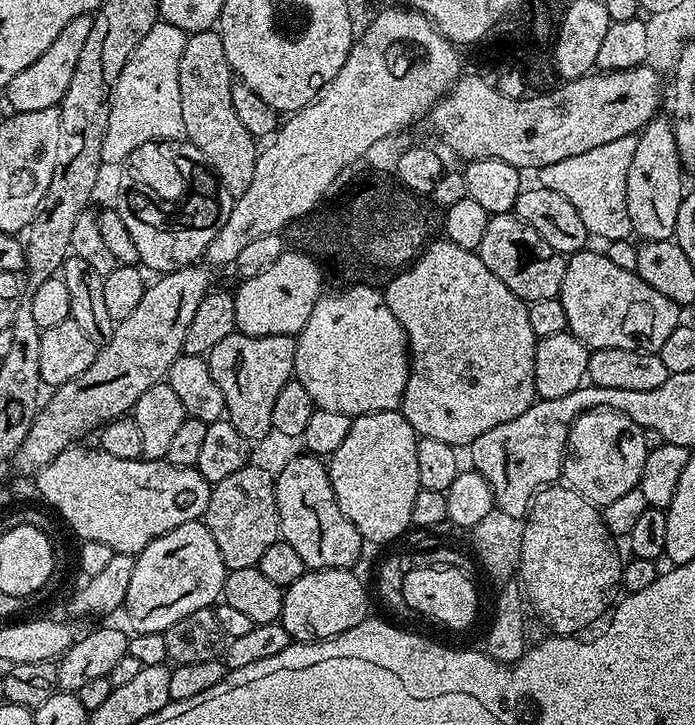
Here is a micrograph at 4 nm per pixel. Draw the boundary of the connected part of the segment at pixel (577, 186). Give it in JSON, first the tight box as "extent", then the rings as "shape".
{"extent":[539,136,636,242],"shape":[[[627,136],[606,142],[606,146],[594,146],[594,150],[586,150],[586,154],[574,154],[574,158],[554,162],[539,169],[539,187],[562,194],[562,198],[578,210],[589,237],[596,239],[597,236],[601,242],[629,239],[633,229],[630,210],[626,210],[626,174],[630,174],[635,145],[636,136]]]}

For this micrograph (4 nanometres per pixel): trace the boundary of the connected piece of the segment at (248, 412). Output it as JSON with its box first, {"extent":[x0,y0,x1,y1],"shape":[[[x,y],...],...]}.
{"extent":[207,331,296,442],"shape":[[[240,331],[232,333],[230,338],[222,338],[218,346],[207,357],[210,366],[210,374],[214,374],[214,382],[218,382],[218,390],[222,390],[224,410],[226,418],[248,441],[255,442],[263,439],[272,430],[274,418],[274,402],[278,399],[278,393],[282,386],[286,386],[288,380],[293,379],[296,367],[296,336],[244,336]]]}

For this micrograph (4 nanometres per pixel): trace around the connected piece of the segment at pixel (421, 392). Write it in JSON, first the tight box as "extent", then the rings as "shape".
{"extent":[382,241,538,446],"shape":[[[448,241],[439,247],[432,248],[432,252],[428,253],[420,264],[417,264],[417,268],[413,268],[410,264],[407,267],[409,269],[407,276],[395,273],[382,288],[386,306],[390,306],[394,318],[398,318],[398,322],[408,335],[410,371],[402,401],[404,417],[416,431],[417,437],[438,438],[438,442],[446,442],[453,446],[461,446],[460,444],[471,446],[474,438],[478,438],[478,434],[486,434],[486,430],[494,430],[494,426],[502,426],[502,422],[510,422],[510,418],[518,418],[518,414],[530,410],[530,406],[538,399],[534,374],[534,354],[538,337],[534,334],[534,330],[530,330],[527,303],[516,297],[506,286],[506,282],[498,282],[498,278],[494,278],[494,274],[486,270],[486,266],[473,249],[454,246]]]}

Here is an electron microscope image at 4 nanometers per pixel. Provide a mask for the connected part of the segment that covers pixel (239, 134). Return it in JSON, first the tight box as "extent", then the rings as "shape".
{"extent":[178,31,257,196],"shape":[[[219,31],[193,32],[182,50],[182,62],[178,62],[178,98],[182,98],[182,122],[186,139],[208,159],[221,186],[233,196],[246,194],[254,179],[257,141],[242,126],[230,90],[234,73],[228,65],[226,46],[222,46]]]}

